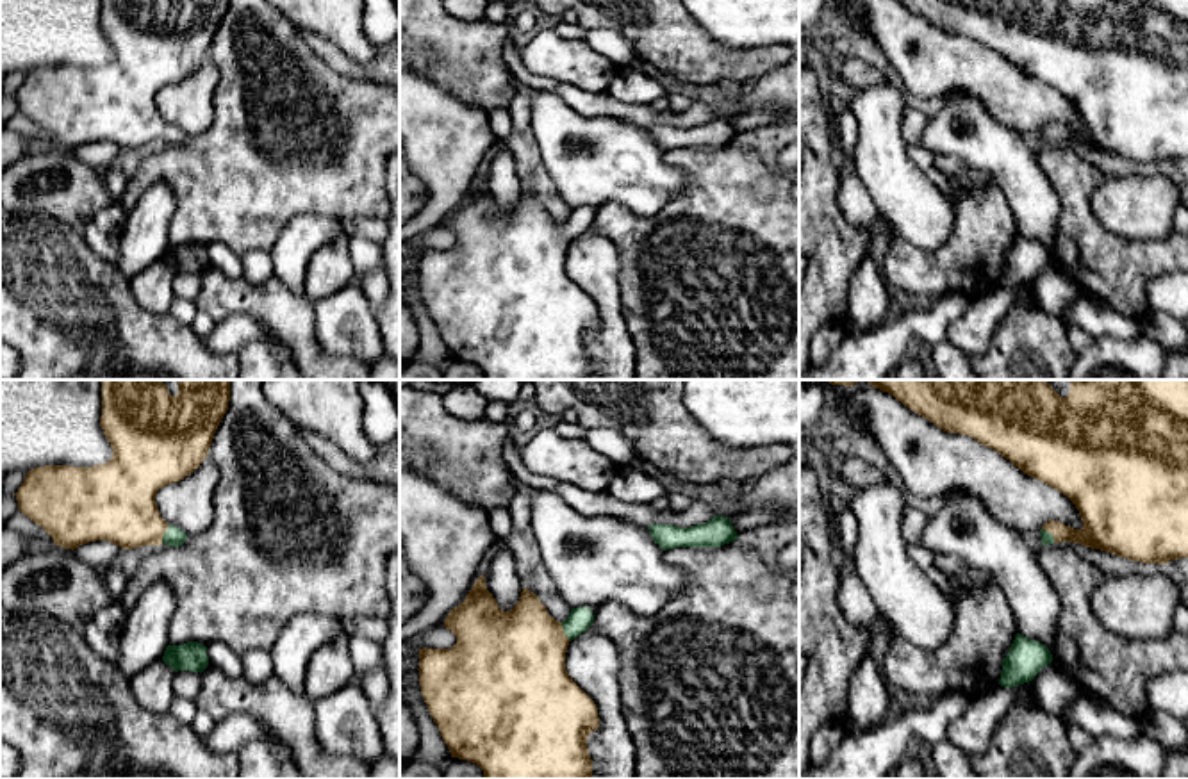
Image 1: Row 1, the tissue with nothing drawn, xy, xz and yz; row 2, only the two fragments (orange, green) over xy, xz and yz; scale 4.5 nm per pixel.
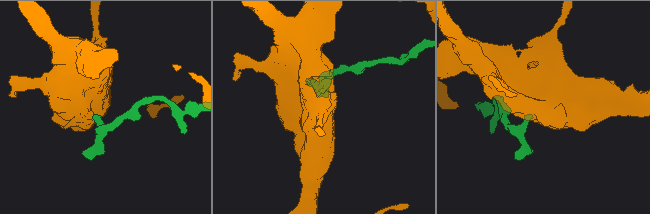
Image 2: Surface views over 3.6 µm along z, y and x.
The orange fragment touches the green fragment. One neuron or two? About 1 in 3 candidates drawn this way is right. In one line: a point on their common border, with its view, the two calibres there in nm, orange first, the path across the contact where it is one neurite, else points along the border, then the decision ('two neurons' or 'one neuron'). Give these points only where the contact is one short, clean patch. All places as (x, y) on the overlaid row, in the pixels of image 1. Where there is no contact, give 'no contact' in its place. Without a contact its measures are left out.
contact xy (164, 532); calibres 340 and 90 nm; way xy (118, 505), (134, 521), (164, 532), (175, 537); one neuron

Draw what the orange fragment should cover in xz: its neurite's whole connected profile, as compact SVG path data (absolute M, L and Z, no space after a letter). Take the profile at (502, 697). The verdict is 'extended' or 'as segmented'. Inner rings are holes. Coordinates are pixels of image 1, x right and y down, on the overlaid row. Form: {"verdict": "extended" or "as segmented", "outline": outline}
{"verdict": "extended", "outline": "M482 574L466 601L444 619L444 627L457 636L457 644L451 649L419 649L421 693L451 758L476 763L483 779L592 779L587 738L599 727L598 708L565 670L569 642L592 622L594 615L587 606L573 608L564 622L555 620L524 586L517 604L503 611Z"}

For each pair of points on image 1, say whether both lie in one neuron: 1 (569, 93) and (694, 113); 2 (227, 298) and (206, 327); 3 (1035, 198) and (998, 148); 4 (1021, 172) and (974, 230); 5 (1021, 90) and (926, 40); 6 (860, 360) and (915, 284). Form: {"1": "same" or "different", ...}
{"1": "same", "2": "different", "3": "same", "4": "different", "5": "same", "6": "different"}

